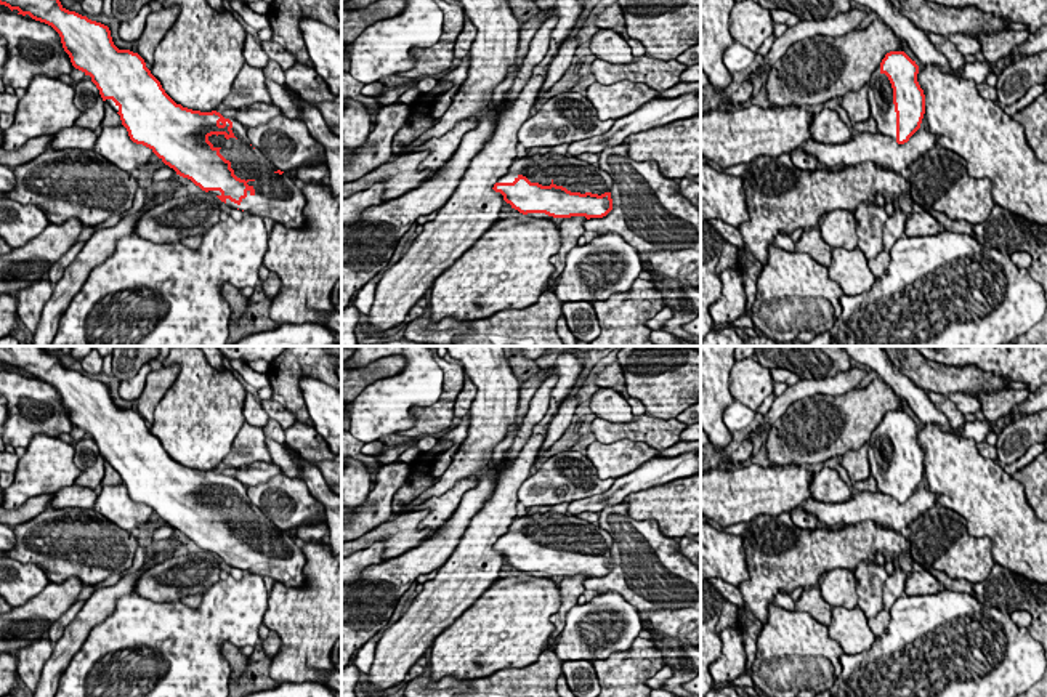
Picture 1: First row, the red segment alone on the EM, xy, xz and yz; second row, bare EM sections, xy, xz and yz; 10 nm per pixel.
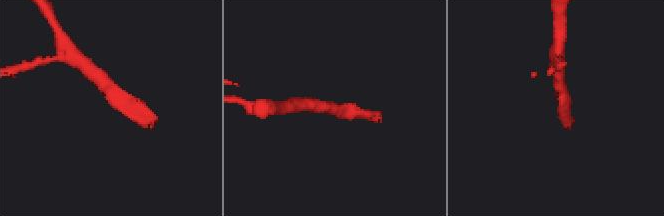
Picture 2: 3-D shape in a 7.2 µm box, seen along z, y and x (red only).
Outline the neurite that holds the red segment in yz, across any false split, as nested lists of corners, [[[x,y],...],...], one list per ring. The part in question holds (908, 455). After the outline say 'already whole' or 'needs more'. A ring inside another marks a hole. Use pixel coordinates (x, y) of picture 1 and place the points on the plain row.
[[[890,410],[869,439],[871,476],[879,492],[904,503],[920,487],[925,453],[917,441],[919,425],[904,410]]]; needs more

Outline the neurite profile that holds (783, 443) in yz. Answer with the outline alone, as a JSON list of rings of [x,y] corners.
[[[880,378],[840,396],[816,394],[790,404],[781,426],[766,433],[774,465],[818,465],[840,458],[869,442],[890,410],[903,410],[901,397]]]

